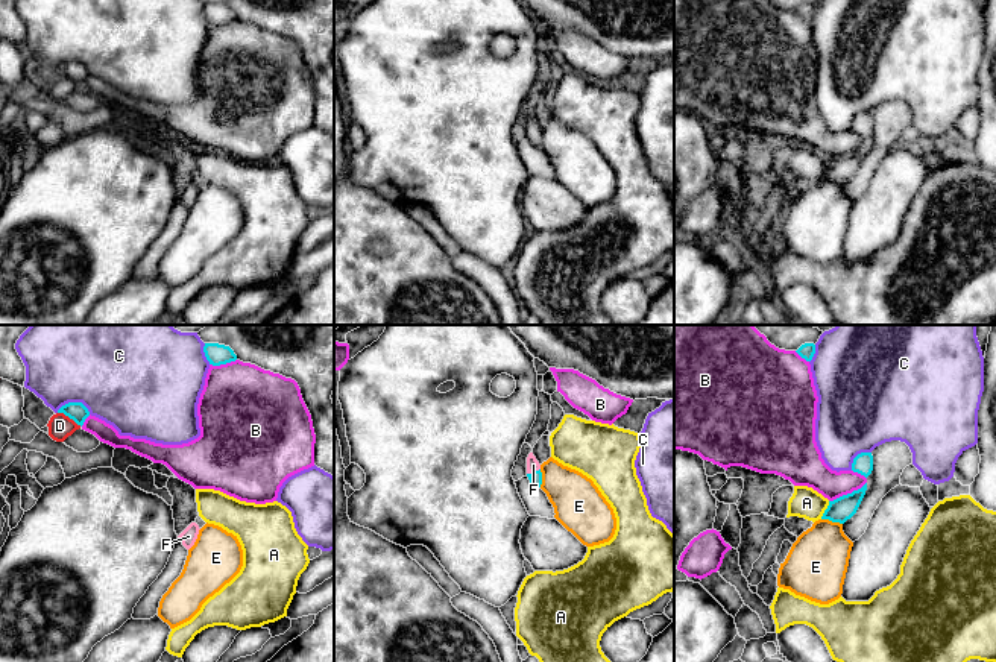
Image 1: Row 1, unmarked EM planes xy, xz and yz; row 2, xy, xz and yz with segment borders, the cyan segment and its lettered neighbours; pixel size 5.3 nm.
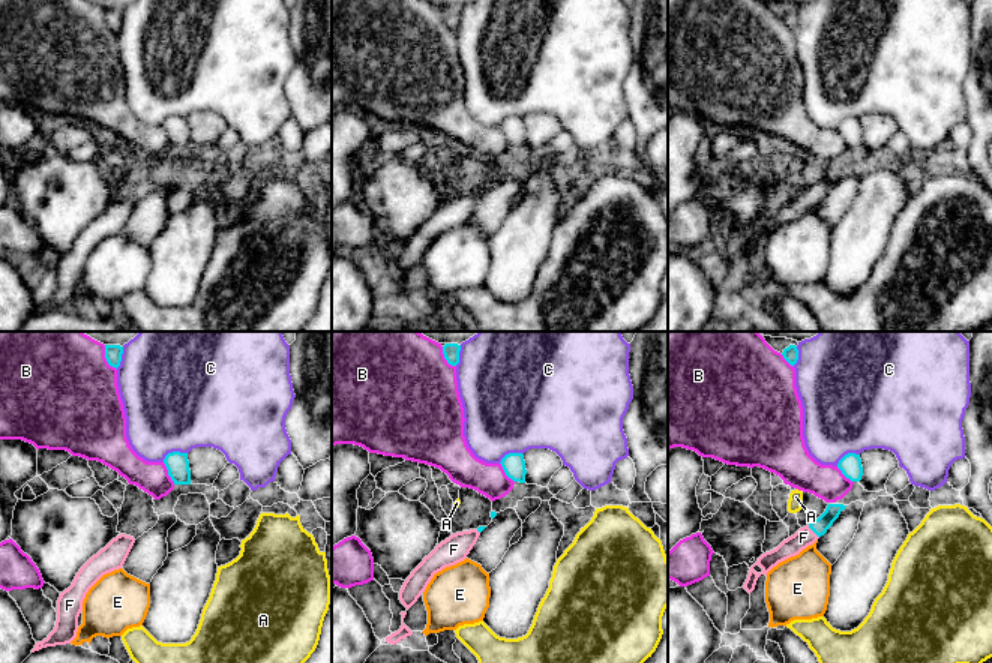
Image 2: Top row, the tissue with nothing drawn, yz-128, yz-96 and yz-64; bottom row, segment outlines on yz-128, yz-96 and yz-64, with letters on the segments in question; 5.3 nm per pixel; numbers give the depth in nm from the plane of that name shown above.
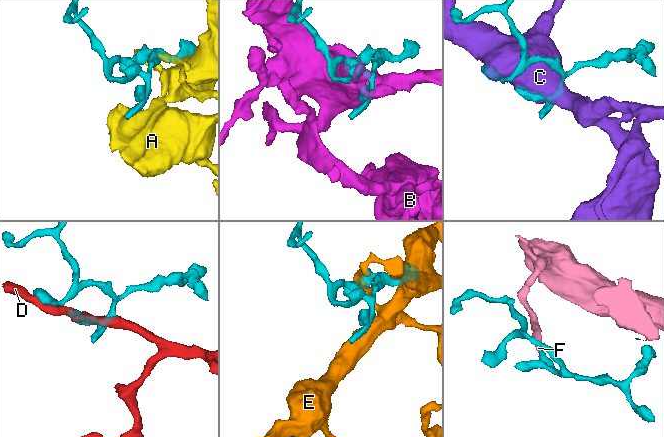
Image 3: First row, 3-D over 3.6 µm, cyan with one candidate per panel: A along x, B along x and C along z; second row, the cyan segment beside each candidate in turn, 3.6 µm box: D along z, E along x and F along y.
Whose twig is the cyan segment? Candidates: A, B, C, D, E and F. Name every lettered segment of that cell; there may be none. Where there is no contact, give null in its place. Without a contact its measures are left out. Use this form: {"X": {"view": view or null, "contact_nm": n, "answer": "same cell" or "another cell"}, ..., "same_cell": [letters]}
{"A": {"view": "yz", "contact_nm": 110, "answer": "another cell"}, "B": {"view": "yz", "contact_nm": 220, "answer": "another cell"}, "C": {"view": "xy", "contact_nm": 180, "answer": "another cell"}, "D": {"view": "xy", "contact_nm": 150, "answer": "another cell"}, "E": {"view": "yz", "contact_nm": 120, "answer": "another cell"}, "F": {"view": "xz", "contact_nm": 80, "answer": "same cell"}, "same_cell": ["F"]}

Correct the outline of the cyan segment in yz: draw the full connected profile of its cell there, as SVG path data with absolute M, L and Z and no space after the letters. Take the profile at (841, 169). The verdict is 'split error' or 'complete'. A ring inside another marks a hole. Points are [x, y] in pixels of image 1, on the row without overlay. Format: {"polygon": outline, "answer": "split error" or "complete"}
{"polygon": "M867 143L861 149L853 150L852 153L847 153L834 161L829 161L829 166L824 170L821 179L829 179L832 182L844 184L856 173L865 155L865 150L867 150Z", "answer": "complete"}

